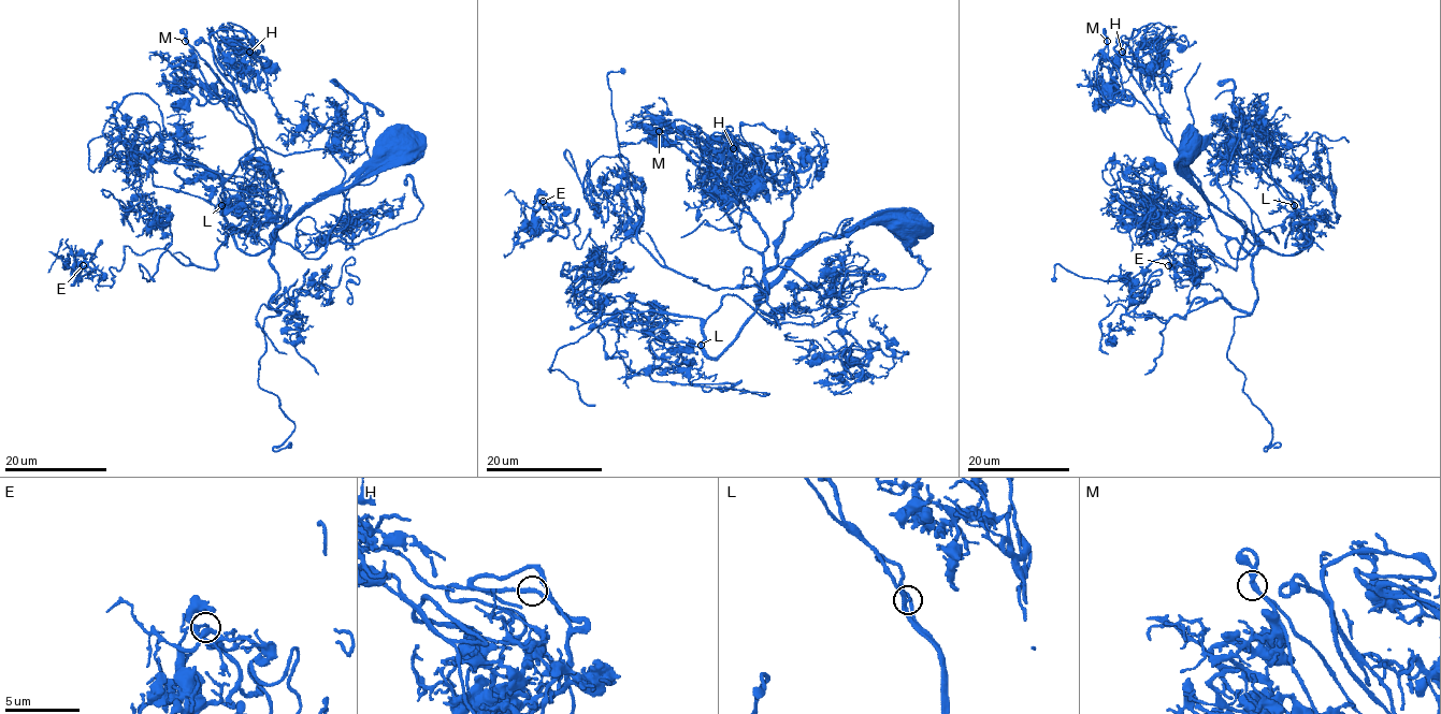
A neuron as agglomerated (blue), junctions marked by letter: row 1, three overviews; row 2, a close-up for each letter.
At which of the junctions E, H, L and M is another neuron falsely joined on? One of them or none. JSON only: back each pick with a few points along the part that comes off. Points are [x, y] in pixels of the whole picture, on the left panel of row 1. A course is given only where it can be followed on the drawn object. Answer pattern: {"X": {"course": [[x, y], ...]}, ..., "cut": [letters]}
{"cut": []}

